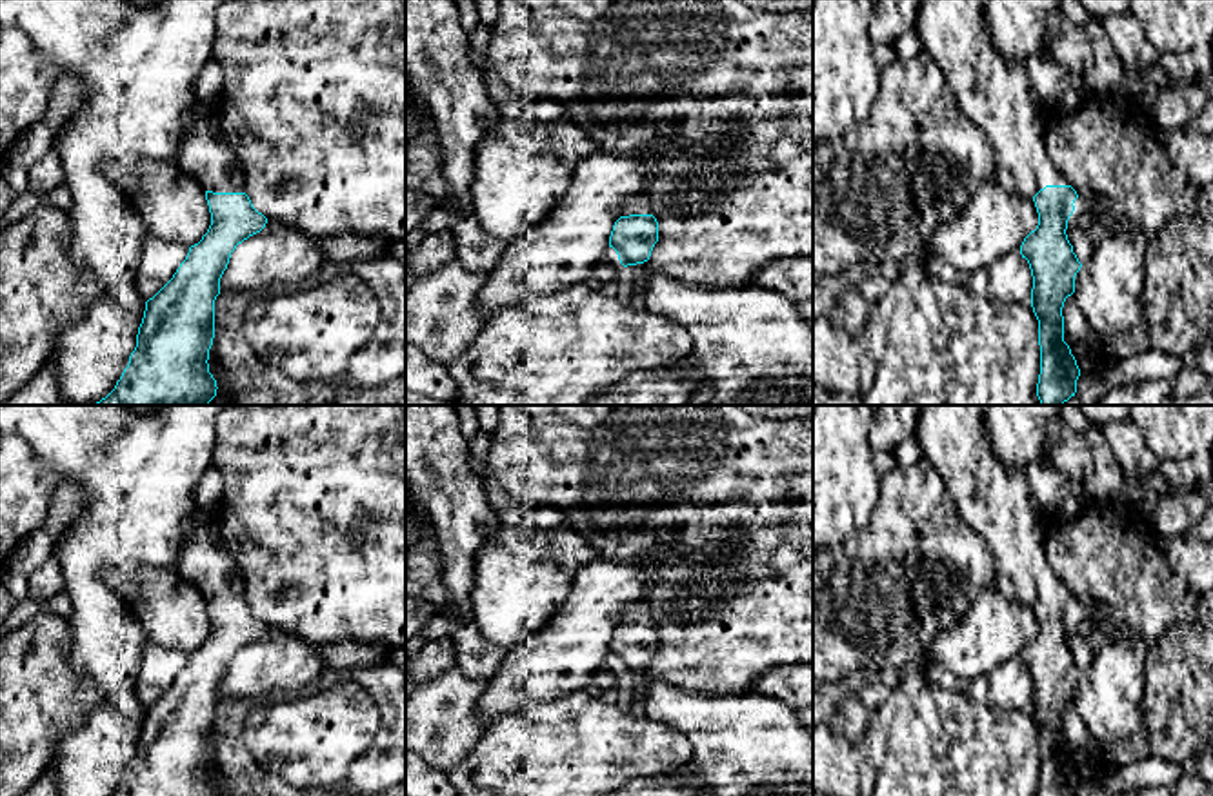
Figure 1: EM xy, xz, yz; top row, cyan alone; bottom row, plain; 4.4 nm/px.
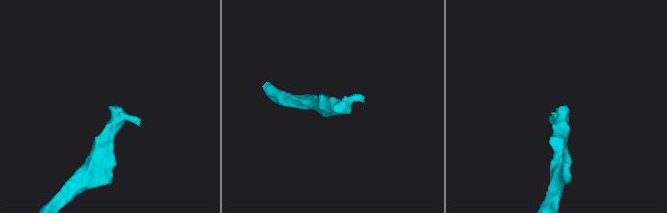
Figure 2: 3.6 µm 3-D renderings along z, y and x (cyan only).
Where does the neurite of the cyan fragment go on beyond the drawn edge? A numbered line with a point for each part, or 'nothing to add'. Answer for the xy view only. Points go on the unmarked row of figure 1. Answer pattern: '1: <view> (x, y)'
1: xy (204, 560)

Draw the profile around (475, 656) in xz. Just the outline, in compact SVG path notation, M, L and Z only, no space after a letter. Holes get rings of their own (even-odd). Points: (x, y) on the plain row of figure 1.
M473 622L455 634L455 665L469 678L489 678L509 649L487 642Z

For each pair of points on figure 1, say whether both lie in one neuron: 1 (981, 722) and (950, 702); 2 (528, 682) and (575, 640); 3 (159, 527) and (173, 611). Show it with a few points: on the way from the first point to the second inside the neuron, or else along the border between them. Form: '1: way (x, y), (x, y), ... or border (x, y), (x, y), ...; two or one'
1: way (973, 715), (957, 707); one
2: way (539, 671), (564, 651); one
3: border (124, 562), (162, 564), (173, 569); two

